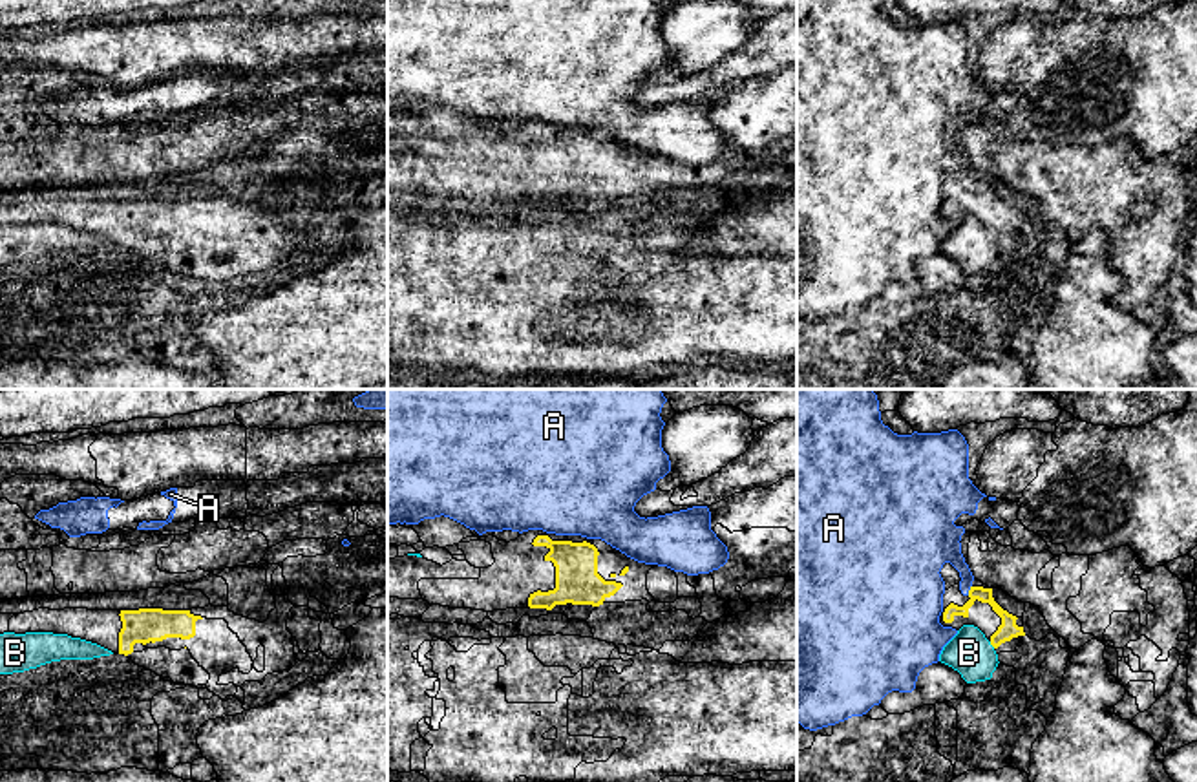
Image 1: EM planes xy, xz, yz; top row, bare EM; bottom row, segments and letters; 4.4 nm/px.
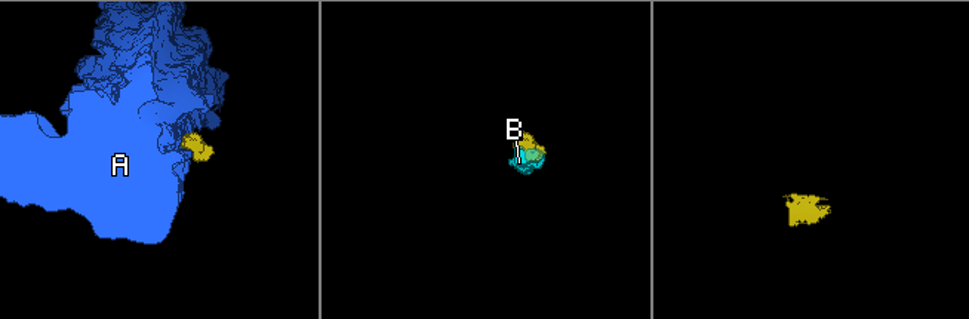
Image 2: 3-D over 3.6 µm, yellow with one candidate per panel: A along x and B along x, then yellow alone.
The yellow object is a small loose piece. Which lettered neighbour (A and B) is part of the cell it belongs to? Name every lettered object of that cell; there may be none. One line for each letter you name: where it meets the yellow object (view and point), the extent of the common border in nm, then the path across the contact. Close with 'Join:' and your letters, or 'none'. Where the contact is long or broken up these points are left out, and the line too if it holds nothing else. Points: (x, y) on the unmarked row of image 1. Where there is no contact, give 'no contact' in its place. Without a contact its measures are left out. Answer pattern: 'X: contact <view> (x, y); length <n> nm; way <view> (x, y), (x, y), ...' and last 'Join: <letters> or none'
Join: none

